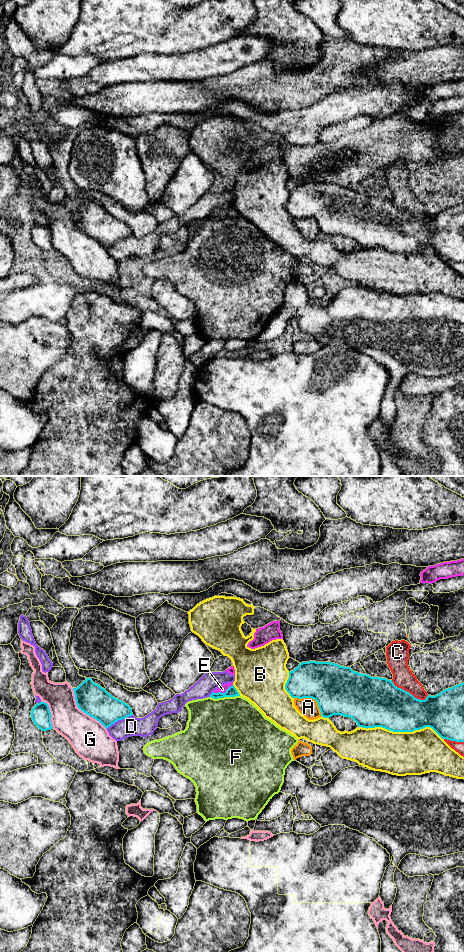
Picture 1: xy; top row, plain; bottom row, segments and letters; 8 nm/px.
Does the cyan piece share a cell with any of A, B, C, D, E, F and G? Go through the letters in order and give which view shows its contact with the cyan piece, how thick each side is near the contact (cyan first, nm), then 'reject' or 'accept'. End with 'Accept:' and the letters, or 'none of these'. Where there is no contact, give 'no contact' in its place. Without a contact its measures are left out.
A: xy | 400/150 nm | reject
B: xy | 360/360 nm | reject
C: xy | 380/170 nm | reject
D: xy | 240/160 nm | reject
E: xy | 80/60 nm | reject
F: xy | 80/480 nm | reject
G: xy | 240/300 nm | reject
Accept: none of these

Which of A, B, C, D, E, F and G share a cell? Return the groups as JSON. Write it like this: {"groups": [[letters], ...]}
{"groups": [["A"], ["B"], ["C", "E"], ["D"], ["F"], ["G"]]}

